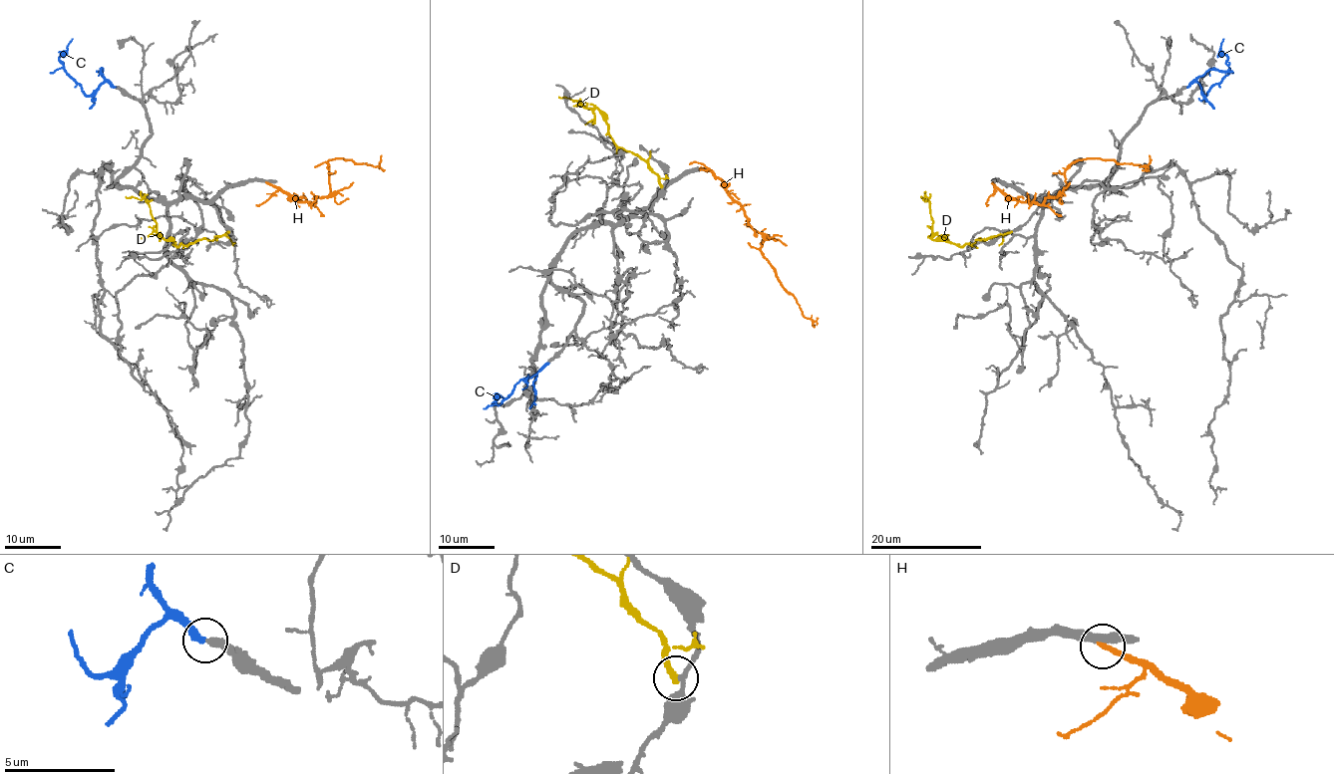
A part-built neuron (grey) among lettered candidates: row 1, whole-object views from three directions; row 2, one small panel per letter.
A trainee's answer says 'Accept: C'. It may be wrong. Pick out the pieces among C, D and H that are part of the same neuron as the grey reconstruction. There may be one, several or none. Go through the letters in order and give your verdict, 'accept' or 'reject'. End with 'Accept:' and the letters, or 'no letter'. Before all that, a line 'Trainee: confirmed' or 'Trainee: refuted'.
Trainee: confirmed
C: accept
D: reject
H: reject
Accept: C

